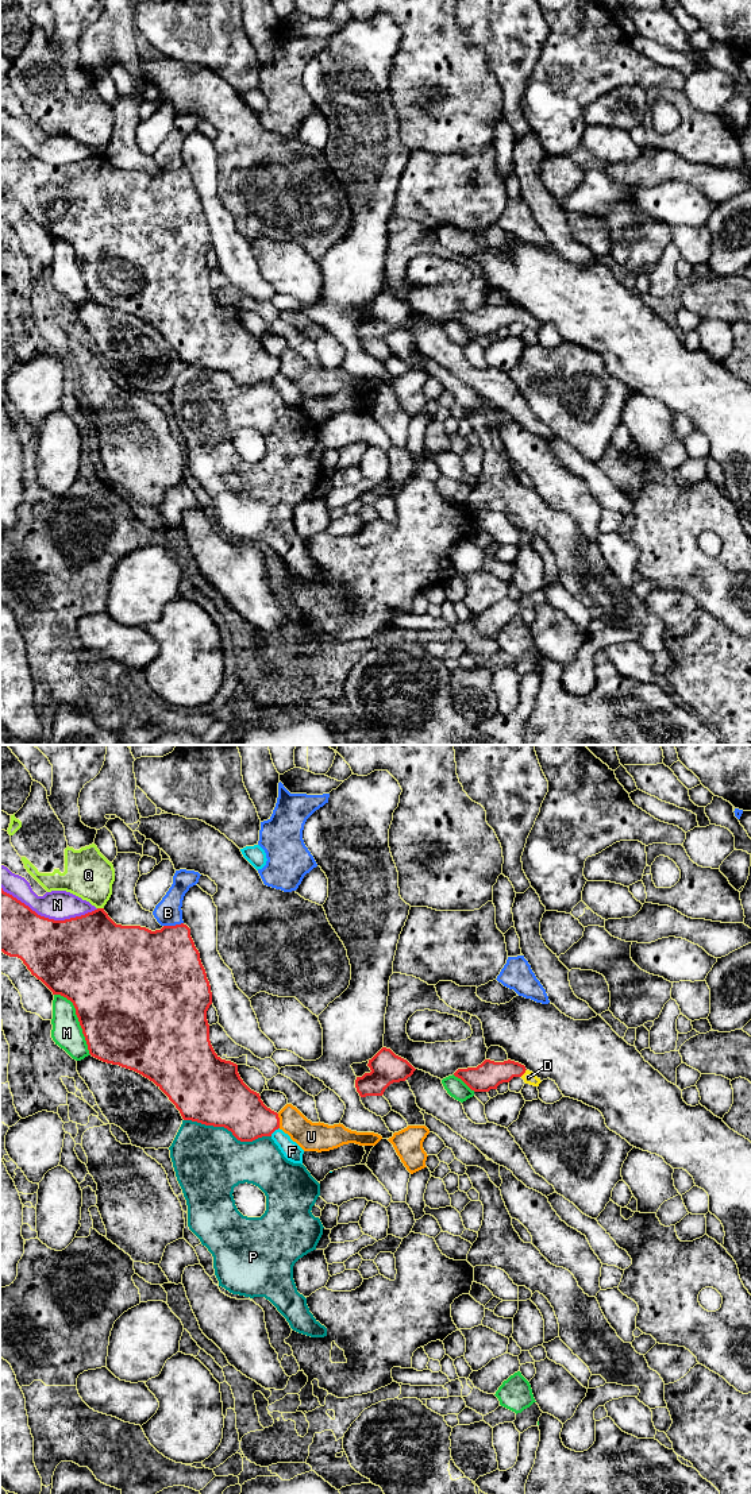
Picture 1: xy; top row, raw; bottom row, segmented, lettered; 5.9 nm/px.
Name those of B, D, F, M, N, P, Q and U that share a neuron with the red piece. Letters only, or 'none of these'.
D

